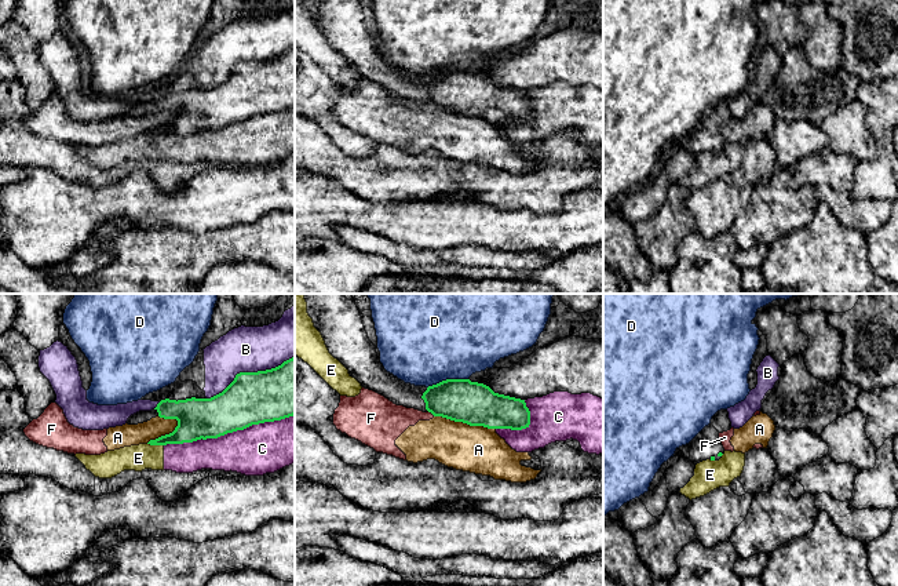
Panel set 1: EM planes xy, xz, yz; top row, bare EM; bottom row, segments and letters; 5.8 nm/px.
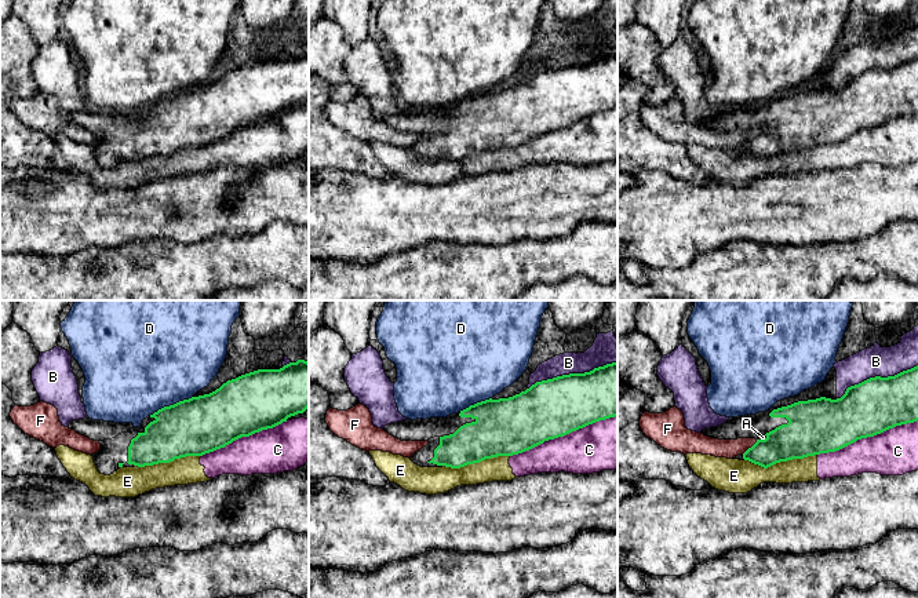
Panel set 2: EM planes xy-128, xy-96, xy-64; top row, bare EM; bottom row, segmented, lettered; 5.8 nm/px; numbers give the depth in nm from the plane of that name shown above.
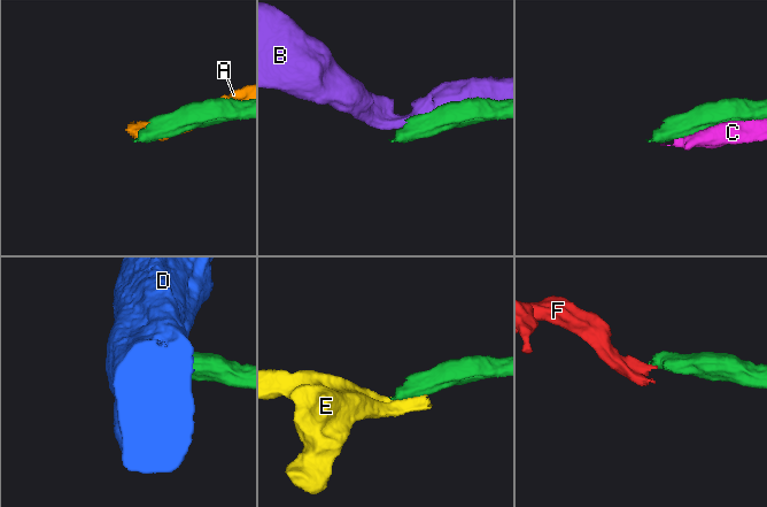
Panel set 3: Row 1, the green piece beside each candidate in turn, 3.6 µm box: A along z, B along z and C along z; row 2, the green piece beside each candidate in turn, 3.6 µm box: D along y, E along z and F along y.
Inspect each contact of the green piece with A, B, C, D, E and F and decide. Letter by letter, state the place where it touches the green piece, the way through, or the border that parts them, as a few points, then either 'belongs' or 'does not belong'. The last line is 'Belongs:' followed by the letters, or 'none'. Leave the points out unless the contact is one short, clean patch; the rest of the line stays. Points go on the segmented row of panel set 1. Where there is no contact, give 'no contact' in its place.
A: meets green in xz at (464, 422); does not belong
B: meets green in xy at (249, 372); does not belong
C: meets green in xy at (229, 432); does not belong
D: meets green in xz at (446, 379); border along xz (467, 378), (446, 378), (427, 388); does not belong
E: meets green in xy at (156, 444); border along xy (148, 443), (163, 446); does not belong
F: meets green in xz at (431, 412); border along xz (427, 410), (434, 415); does not belong
Belongs: none

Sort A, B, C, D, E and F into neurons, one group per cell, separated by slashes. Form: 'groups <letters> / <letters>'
groups A F / B / C E / D

